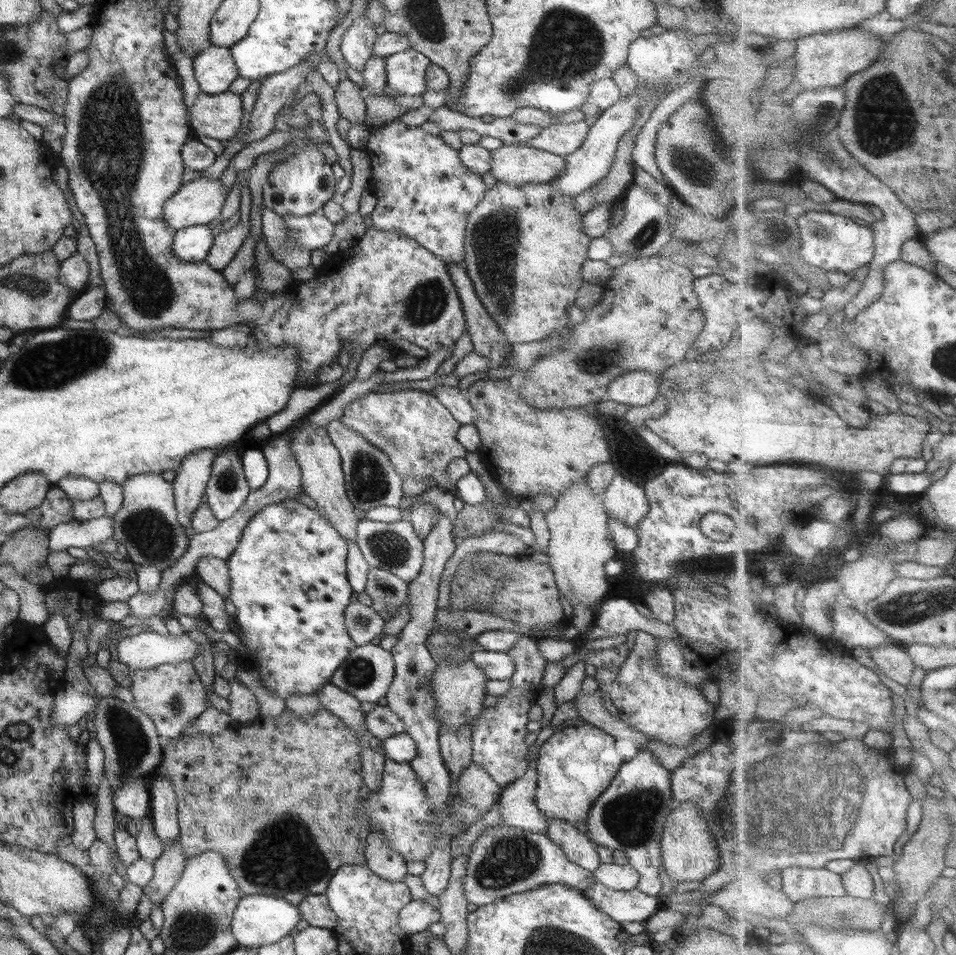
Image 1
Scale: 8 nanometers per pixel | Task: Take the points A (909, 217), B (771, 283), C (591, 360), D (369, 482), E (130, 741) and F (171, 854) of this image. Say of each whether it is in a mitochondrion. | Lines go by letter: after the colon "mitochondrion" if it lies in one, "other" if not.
A: other
B: other
C: mitochondrion
D: mitochondrion
E: mitochondrion
F: other

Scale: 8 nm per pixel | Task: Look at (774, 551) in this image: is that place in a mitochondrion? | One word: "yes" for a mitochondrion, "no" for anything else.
no

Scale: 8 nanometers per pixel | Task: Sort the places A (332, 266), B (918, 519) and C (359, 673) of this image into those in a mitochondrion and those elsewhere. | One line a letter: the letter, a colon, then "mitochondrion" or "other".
A: other
B: other
C: mitochondrion

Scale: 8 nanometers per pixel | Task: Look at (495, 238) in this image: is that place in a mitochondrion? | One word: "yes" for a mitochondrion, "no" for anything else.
yes

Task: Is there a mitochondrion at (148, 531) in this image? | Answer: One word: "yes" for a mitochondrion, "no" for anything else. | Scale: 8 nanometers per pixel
yes

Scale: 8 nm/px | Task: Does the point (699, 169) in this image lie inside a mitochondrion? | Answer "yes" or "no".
yes

